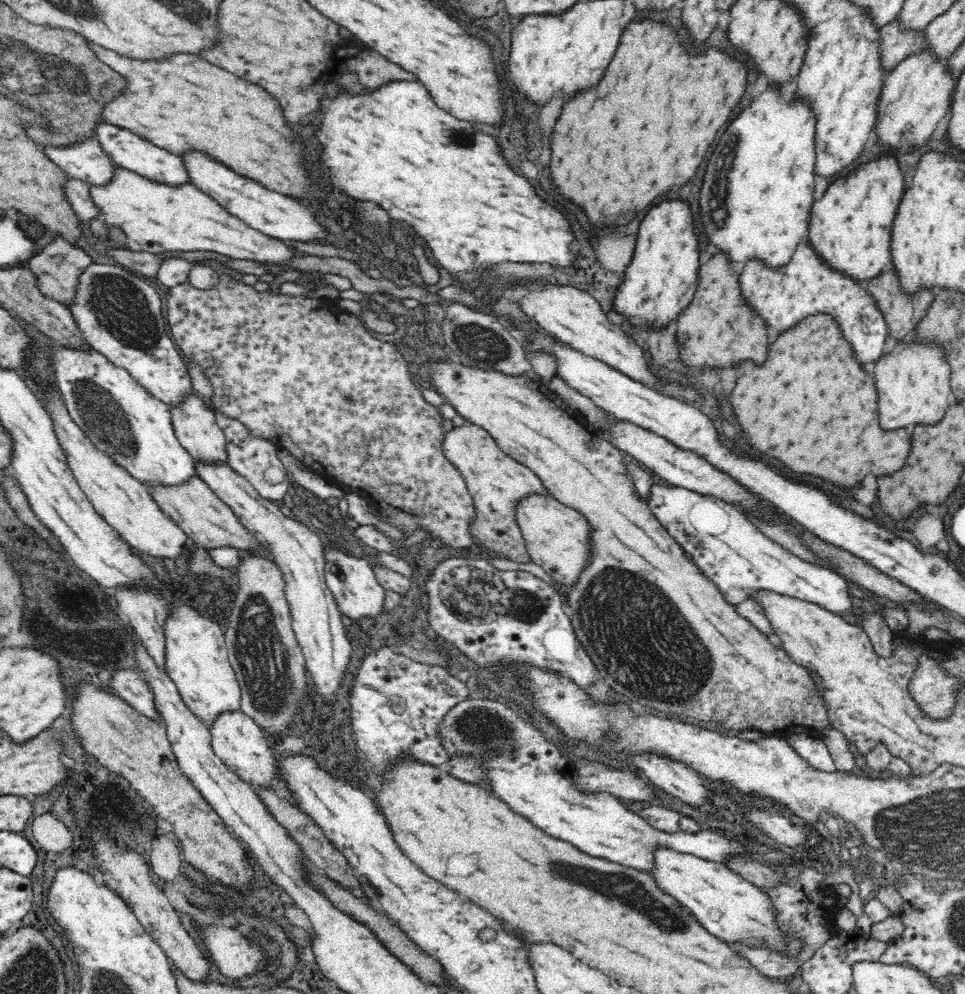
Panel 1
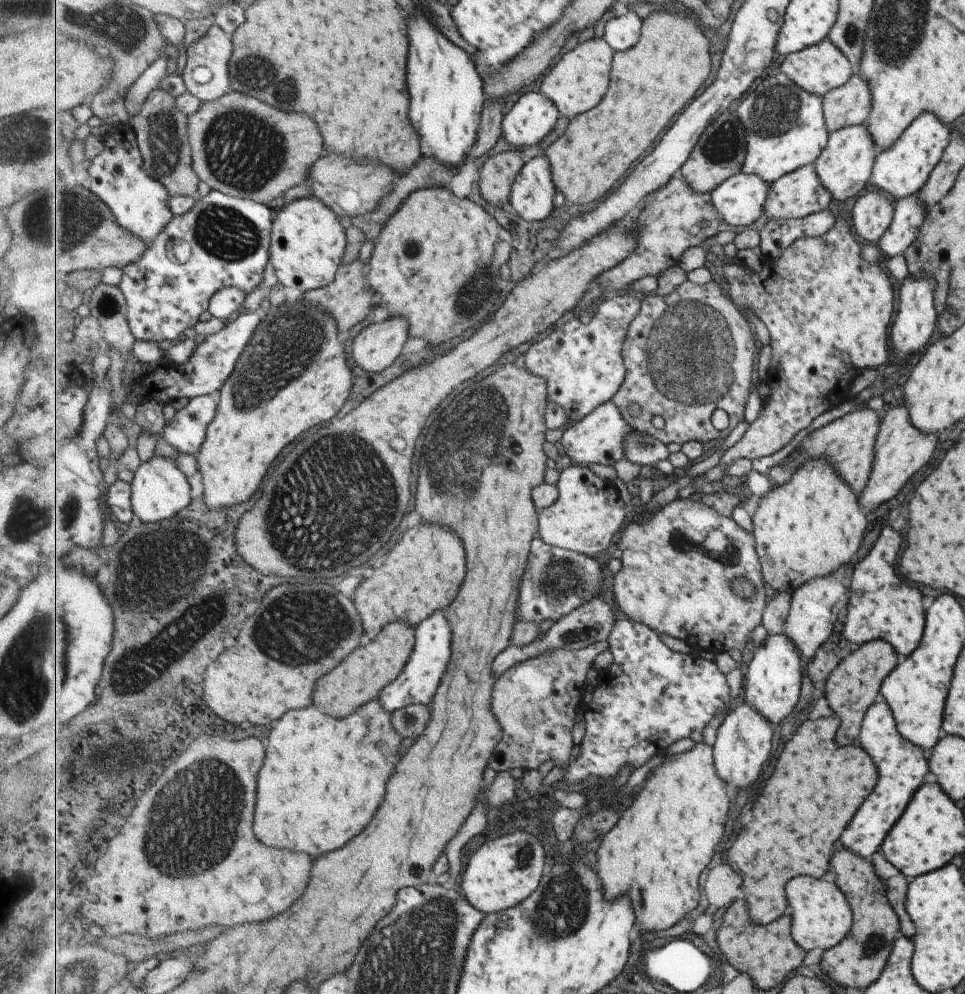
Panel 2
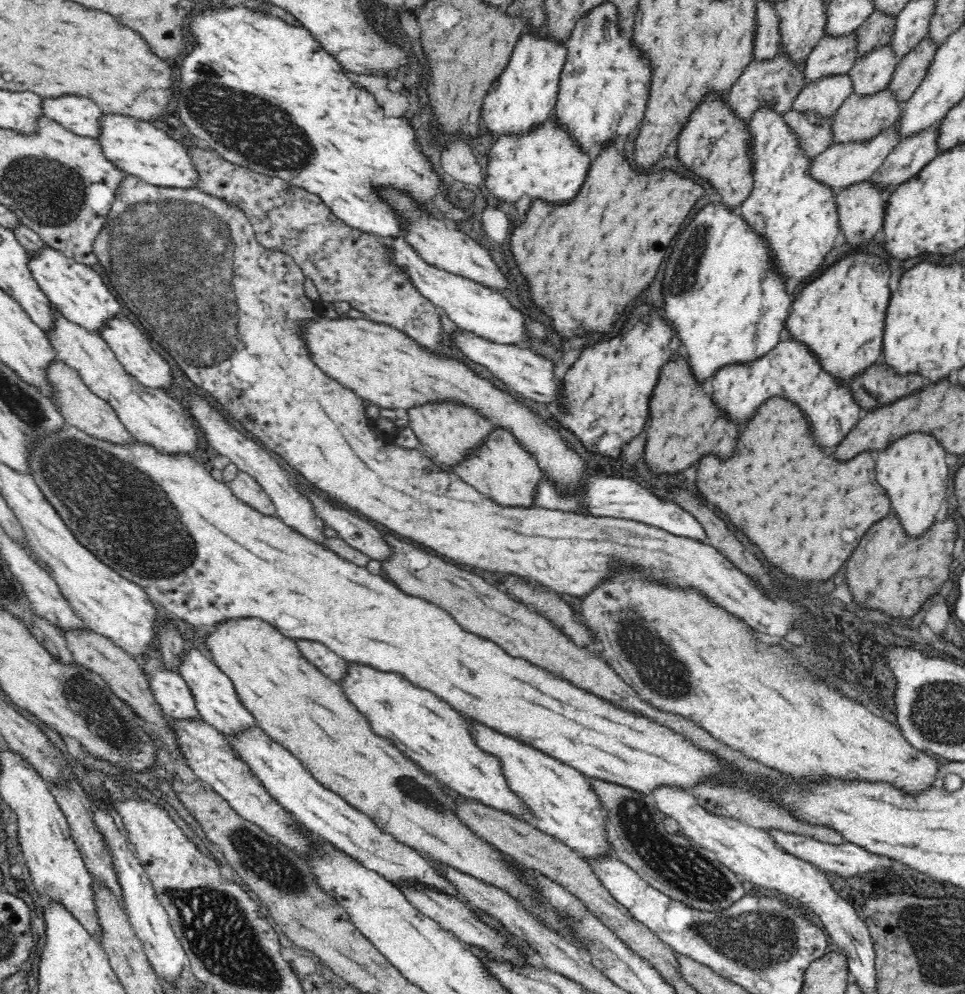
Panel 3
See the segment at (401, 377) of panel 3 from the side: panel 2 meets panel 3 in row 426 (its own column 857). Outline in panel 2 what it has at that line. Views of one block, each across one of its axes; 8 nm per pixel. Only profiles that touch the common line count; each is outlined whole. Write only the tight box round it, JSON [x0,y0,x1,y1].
[753,459,865,592]

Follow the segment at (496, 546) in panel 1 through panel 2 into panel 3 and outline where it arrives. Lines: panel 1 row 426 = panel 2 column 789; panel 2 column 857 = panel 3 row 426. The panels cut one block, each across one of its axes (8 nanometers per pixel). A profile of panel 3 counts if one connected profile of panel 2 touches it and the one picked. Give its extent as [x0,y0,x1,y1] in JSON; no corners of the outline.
[406,399,493,466]

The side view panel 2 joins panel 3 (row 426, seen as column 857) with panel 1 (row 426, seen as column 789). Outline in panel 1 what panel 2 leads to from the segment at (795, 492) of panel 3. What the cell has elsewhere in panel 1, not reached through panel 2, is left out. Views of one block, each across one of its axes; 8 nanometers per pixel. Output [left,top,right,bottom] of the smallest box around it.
[729,314,912,486]

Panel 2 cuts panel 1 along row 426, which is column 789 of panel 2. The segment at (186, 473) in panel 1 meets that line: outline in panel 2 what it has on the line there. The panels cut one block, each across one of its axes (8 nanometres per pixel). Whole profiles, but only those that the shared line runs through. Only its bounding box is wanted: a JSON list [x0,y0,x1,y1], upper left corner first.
[736,72,828,183]

